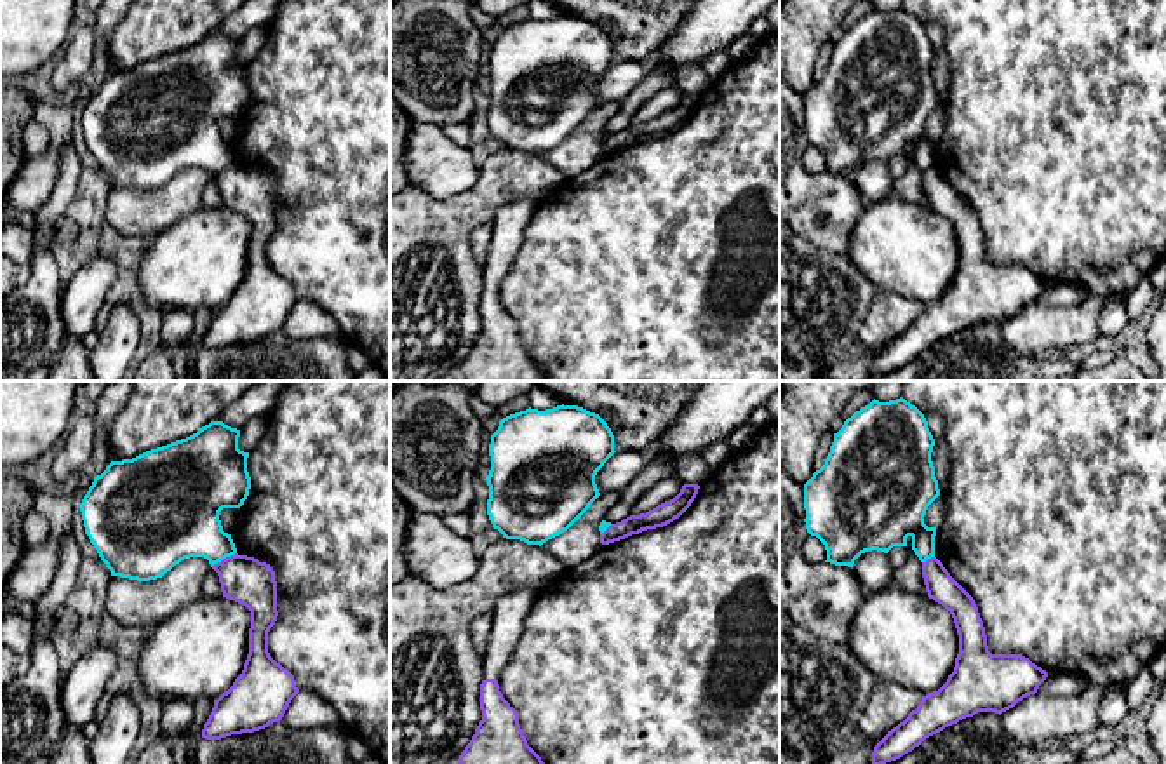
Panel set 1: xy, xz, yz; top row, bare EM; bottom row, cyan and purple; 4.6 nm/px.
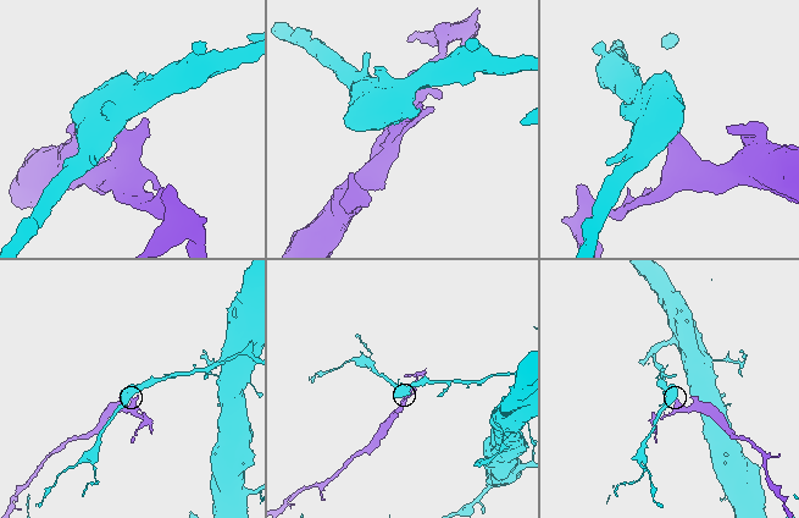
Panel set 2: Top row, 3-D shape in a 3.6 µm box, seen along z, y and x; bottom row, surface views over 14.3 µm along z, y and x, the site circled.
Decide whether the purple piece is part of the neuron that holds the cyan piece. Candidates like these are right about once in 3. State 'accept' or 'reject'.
reject

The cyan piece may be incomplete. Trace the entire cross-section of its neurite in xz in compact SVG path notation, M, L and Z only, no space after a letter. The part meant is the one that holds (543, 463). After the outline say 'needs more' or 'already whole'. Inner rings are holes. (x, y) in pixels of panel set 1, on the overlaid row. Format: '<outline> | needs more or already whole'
M578 405L526 409L499 421L491 435L487 515L506 539L543 545L567 531L600 496L595 475L614 454L614 435L595 412Z | already whole

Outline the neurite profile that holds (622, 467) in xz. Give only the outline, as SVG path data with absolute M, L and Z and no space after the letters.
M618 451L595 475L595 484L600 494L620 493L628 486L649 463L646 451Z

